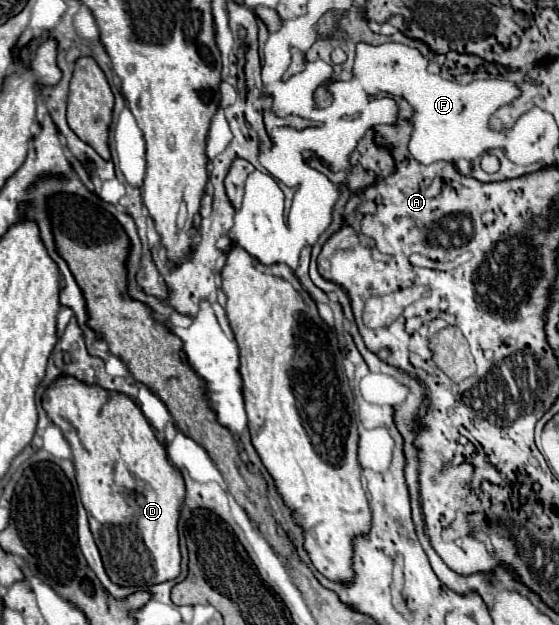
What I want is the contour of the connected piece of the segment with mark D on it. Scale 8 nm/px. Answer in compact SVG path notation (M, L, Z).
M60 376L42 394L42 408L52 424L62 430L72 448L82 504L88 512L90 530L100 548L108 576L120 586L134 586L138 590L148 590L158 582L176 578L180 574L176 526L184 498L184 478L170 462L164 444L156 438L152 424L136 402L122 392L112 392L98 384L86 384L76 376Z

